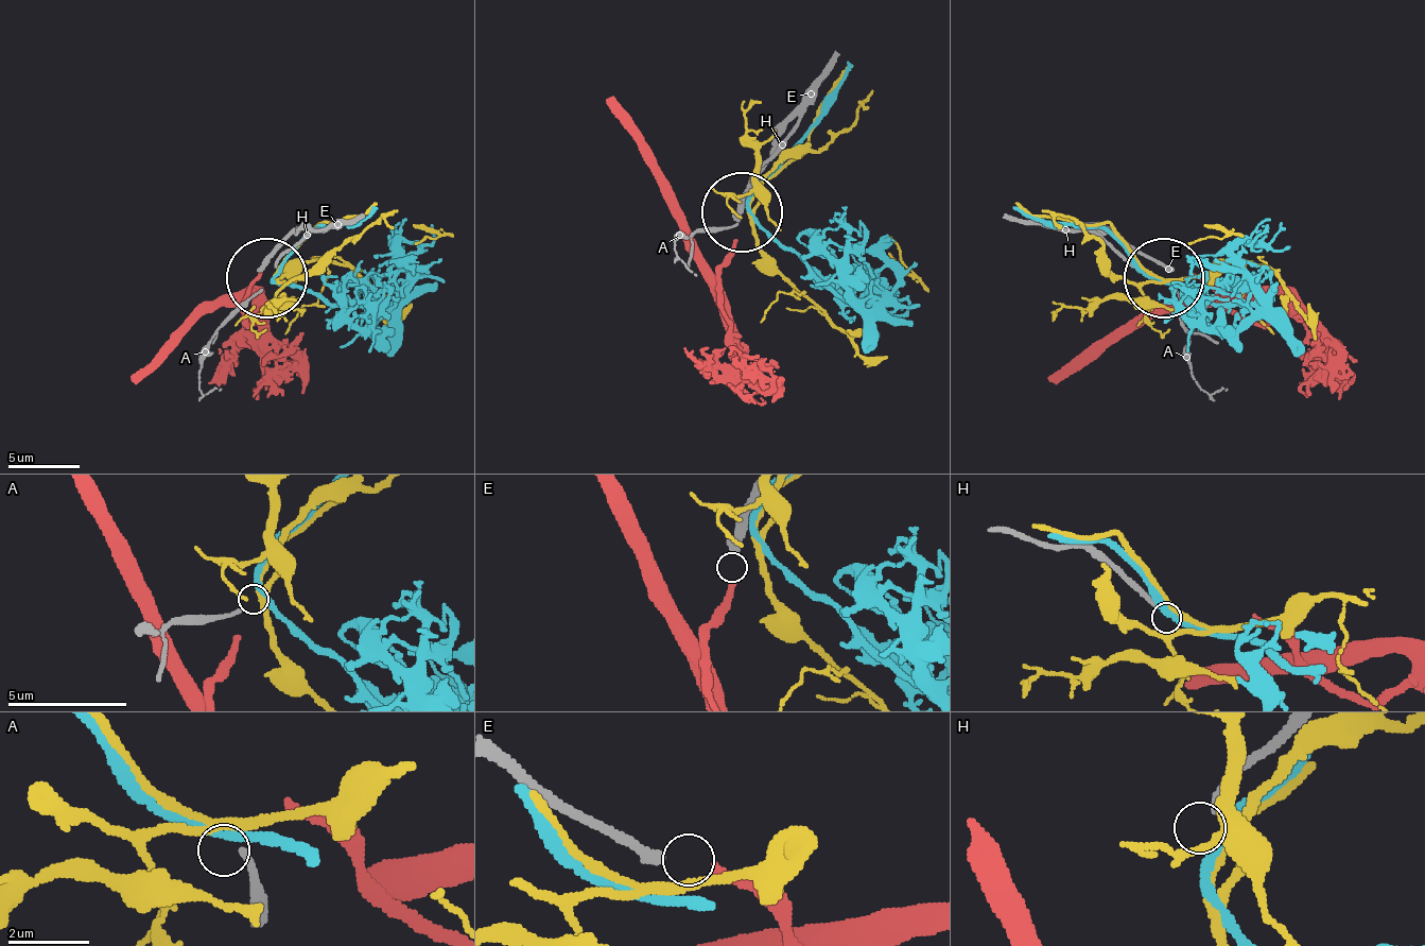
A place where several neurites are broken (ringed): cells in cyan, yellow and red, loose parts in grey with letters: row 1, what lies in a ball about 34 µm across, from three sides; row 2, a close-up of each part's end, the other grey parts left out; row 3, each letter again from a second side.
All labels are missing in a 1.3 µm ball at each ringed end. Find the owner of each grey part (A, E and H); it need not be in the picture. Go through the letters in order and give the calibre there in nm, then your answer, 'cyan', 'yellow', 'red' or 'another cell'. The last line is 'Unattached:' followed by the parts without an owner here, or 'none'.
A: 140 nm | yellow
E: 260 nm | red
H: 180 nm | another cell
Unattached: H

